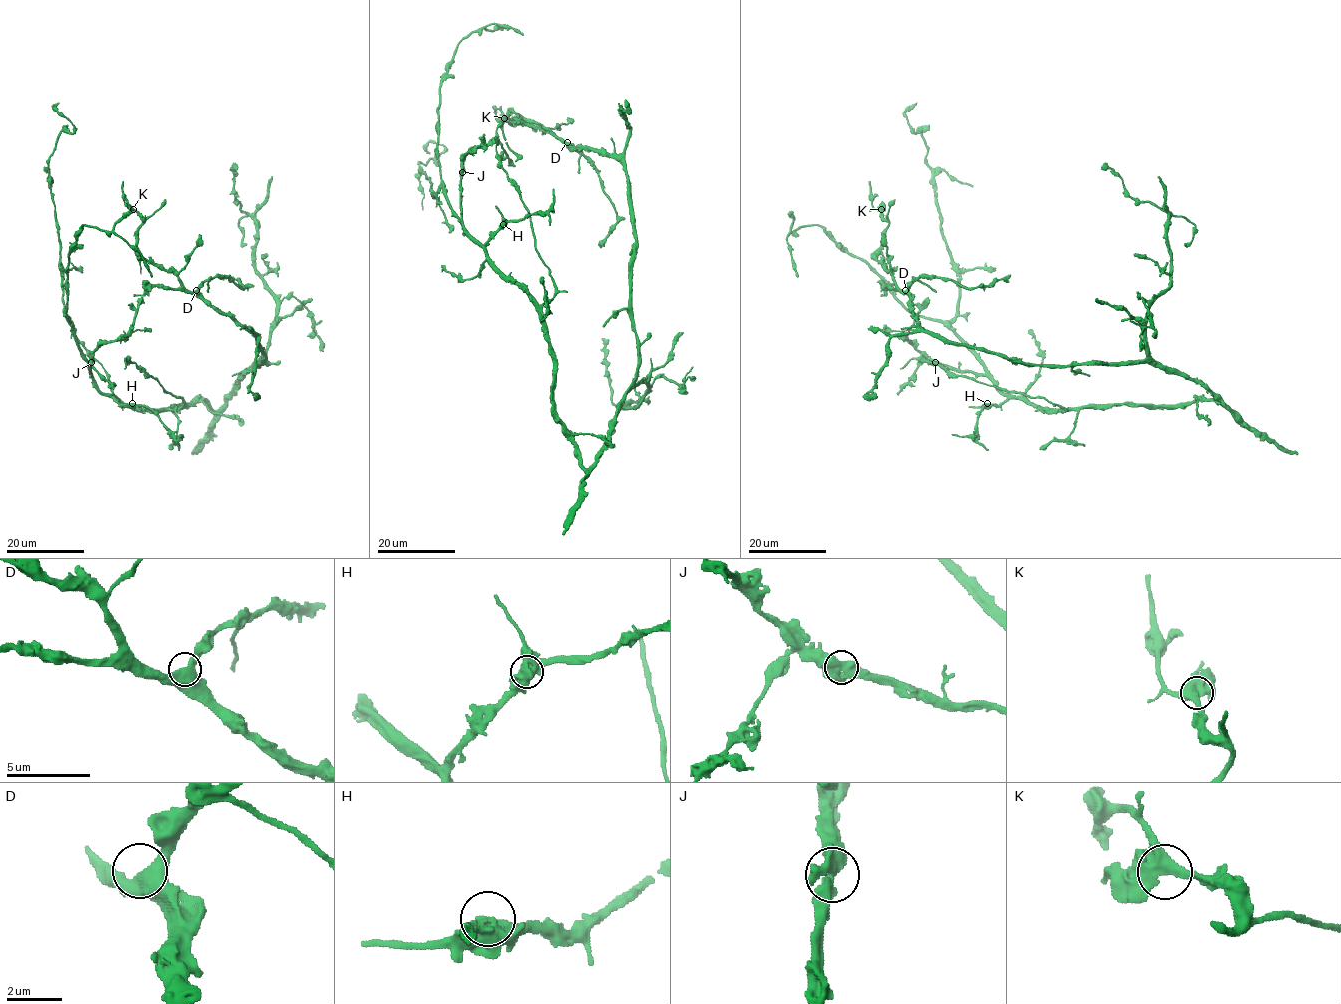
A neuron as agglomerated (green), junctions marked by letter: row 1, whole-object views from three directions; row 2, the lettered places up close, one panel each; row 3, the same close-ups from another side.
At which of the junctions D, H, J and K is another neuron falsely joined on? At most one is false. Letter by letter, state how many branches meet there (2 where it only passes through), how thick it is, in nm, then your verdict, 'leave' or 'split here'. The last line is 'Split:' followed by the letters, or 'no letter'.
D: 3 branches meet; 480 nm thick; leave
H: 3 branches meet; 440 nm thick; leave
J: 3 branches meet; 480 nm thick; leave
K: 3 branches meet; 440 nm thick; leave
Split: no letter

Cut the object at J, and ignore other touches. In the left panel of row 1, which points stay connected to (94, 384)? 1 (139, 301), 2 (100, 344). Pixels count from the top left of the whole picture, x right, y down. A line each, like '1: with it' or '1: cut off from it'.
1: cut off from it
2: cut off from it

